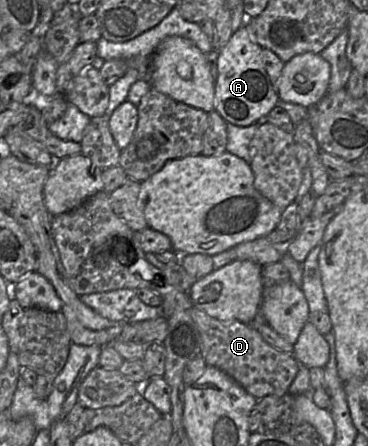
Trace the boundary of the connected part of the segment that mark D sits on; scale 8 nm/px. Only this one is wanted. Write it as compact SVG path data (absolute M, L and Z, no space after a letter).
M194 306L190 314L201 336L201 356L207 366L216 367L229 375L257 400L289 392L299 370L299 363L293 354L269 345L251 325L239 321L221 322Z

